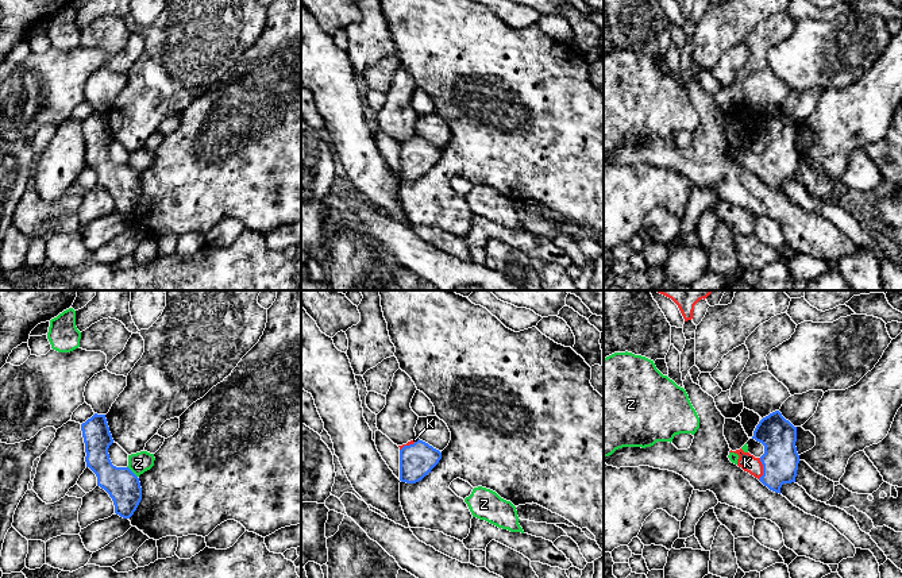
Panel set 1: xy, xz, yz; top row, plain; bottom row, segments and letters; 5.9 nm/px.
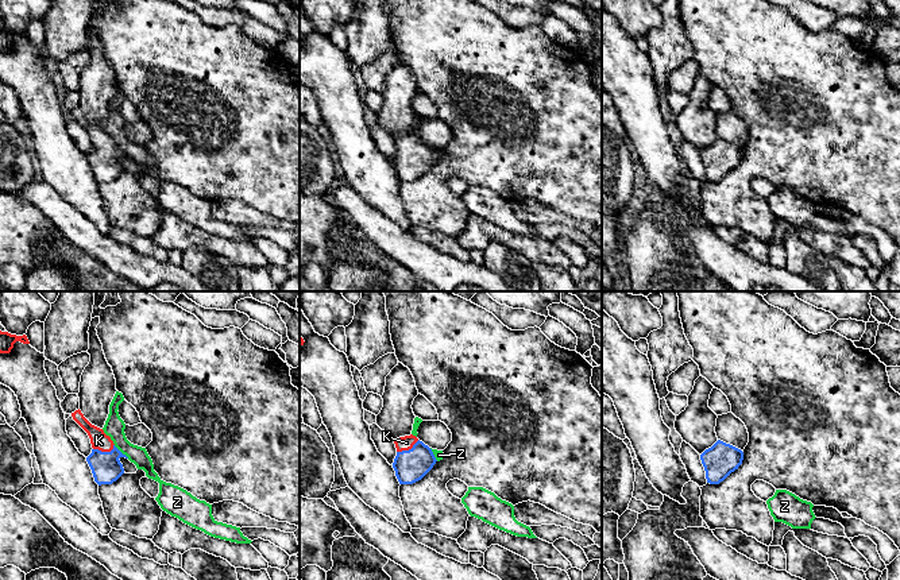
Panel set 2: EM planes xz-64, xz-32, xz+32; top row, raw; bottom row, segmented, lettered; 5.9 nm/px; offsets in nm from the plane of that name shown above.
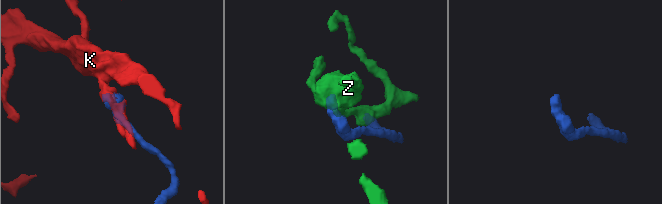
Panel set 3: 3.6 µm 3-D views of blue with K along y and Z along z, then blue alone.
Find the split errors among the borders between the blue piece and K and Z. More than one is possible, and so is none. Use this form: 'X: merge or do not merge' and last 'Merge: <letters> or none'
K: merge
Z: do not merge
Merge: K

